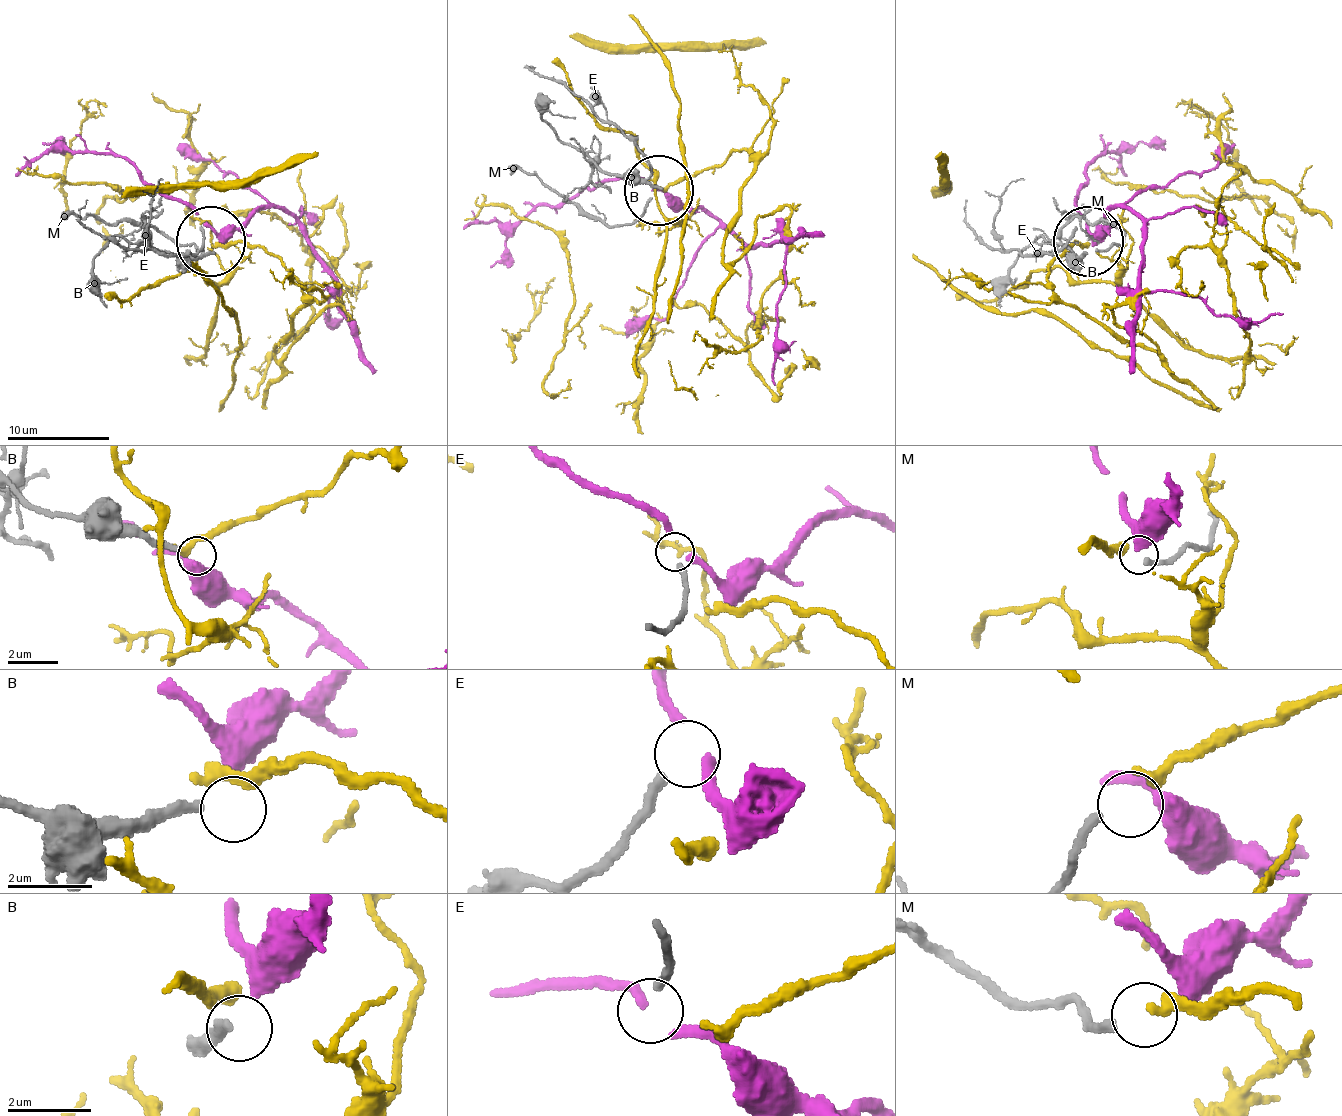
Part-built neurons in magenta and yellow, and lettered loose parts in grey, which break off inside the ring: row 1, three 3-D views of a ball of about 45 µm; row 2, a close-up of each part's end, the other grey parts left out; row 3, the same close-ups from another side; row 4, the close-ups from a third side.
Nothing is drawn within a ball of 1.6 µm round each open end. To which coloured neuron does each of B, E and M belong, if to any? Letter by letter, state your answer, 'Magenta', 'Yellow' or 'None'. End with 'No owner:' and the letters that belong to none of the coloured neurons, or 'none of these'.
B: None
E: None
M: Yellow
No owner: B, E

